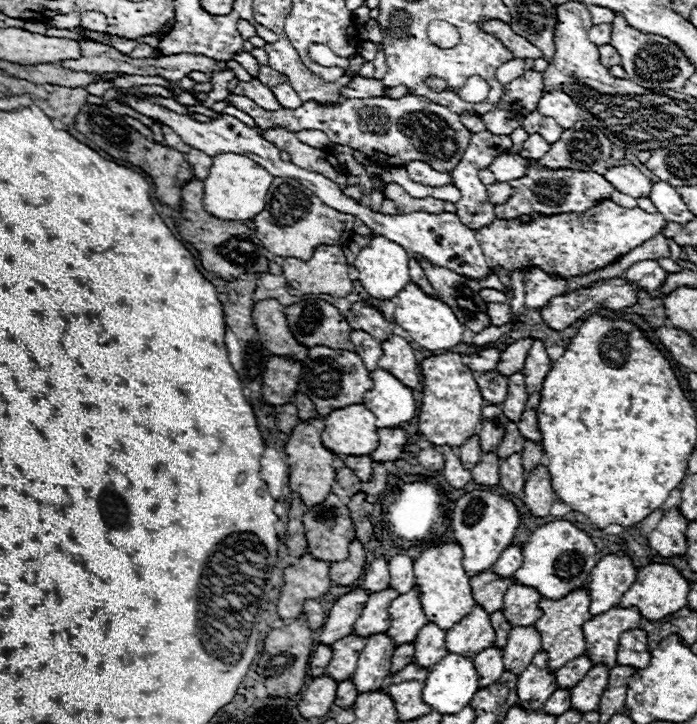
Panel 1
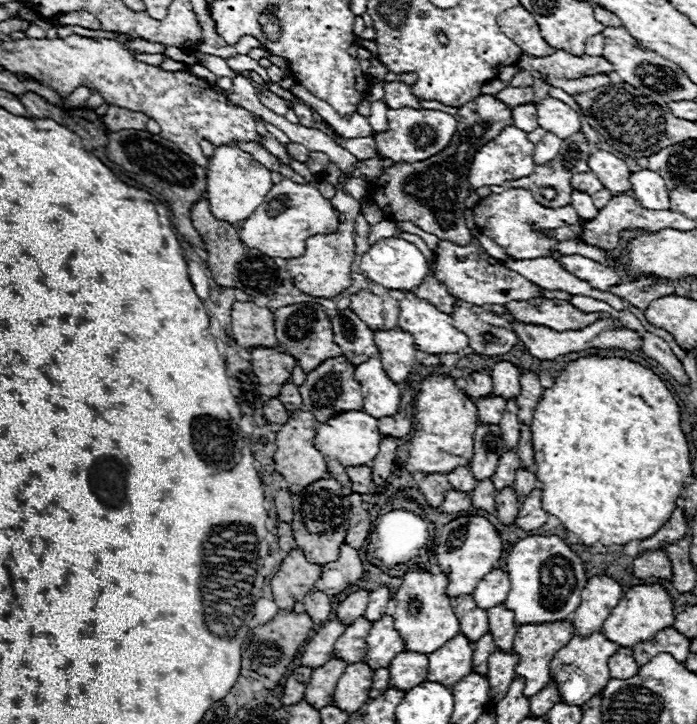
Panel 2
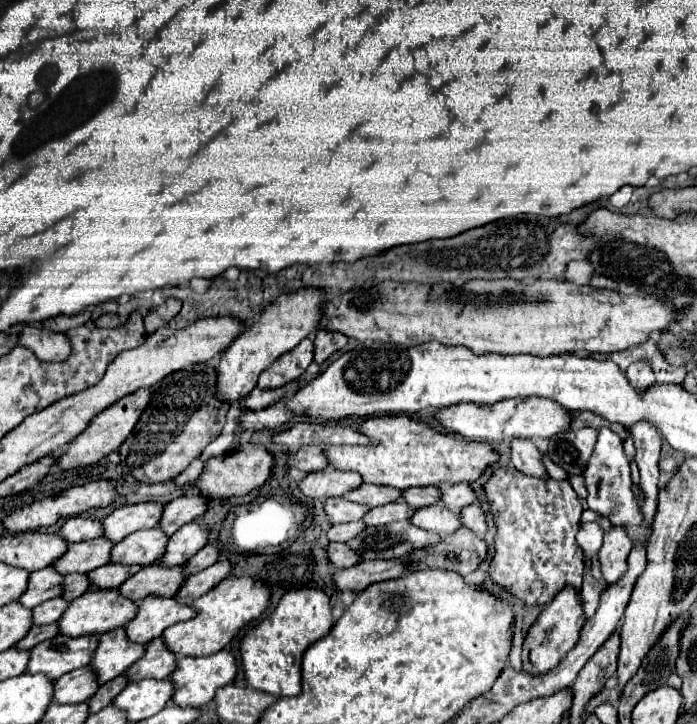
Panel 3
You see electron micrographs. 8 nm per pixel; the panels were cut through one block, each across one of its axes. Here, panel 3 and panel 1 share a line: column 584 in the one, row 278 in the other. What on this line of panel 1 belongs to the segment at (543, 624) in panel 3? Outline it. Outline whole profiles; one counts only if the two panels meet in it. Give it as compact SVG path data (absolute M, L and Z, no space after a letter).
M616 278L594 284L592 288L582 288L564 296L554 296L546 306L540 308L540 314L548 328L564 330L576 320L580 320L588 310L624 310L634 306L636 300L636 288L632 284L626 284L626 280L622 278Z

